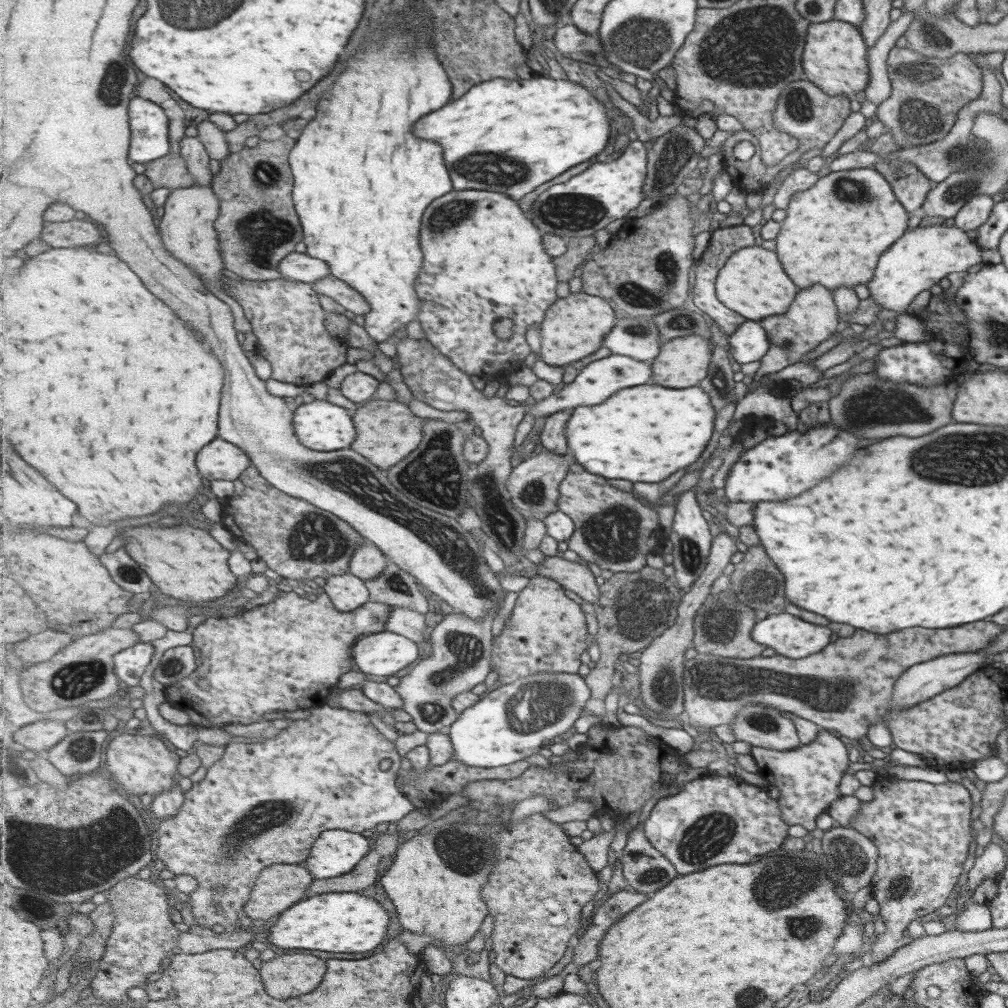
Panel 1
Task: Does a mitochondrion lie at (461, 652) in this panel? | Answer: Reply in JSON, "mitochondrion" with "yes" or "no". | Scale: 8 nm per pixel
{"mitochondrion":"yes"}

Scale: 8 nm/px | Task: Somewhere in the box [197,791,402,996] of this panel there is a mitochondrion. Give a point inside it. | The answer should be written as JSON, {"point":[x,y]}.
{"point":[275,813]}

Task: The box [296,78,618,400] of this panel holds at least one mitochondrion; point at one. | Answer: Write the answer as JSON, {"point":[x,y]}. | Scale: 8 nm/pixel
{"point":[576,212]}

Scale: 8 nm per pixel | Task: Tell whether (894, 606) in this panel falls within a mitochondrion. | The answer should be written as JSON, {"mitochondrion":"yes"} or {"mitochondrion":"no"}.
{"mitochondrion":"no"}

